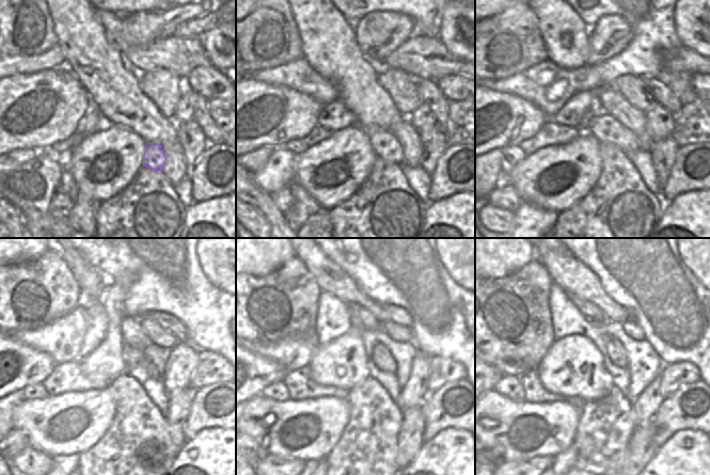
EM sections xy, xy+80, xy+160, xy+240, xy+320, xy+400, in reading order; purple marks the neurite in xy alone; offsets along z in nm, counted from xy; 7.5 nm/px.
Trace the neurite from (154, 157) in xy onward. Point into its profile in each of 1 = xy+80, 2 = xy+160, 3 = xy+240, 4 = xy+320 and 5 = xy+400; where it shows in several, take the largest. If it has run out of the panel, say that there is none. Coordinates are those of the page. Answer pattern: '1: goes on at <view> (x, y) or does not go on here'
1: goes on at xy+80 (383, 143)
2: goes on at xy+160 (606, 129)
3: goes on at xy+240 (152, 370)
4: goes on at xy+320 (381, 358)
5: goes on at xy+400 (615, 350)

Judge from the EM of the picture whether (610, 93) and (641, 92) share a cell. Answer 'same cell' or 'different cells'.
different cells

